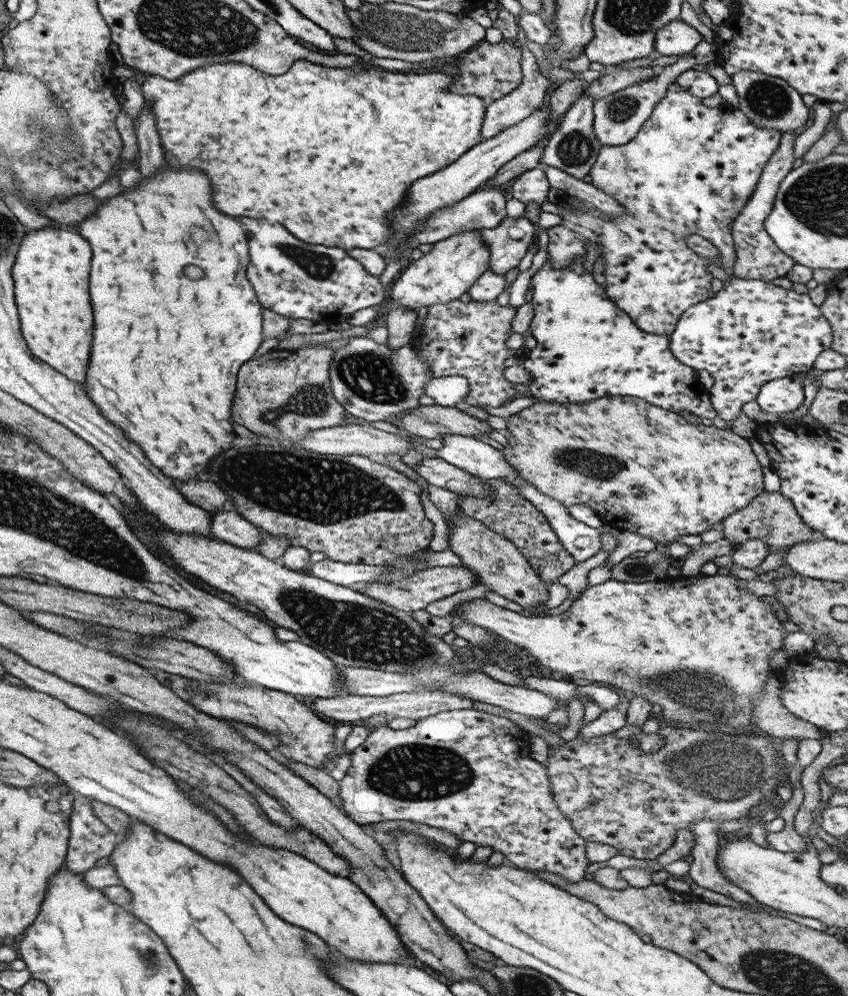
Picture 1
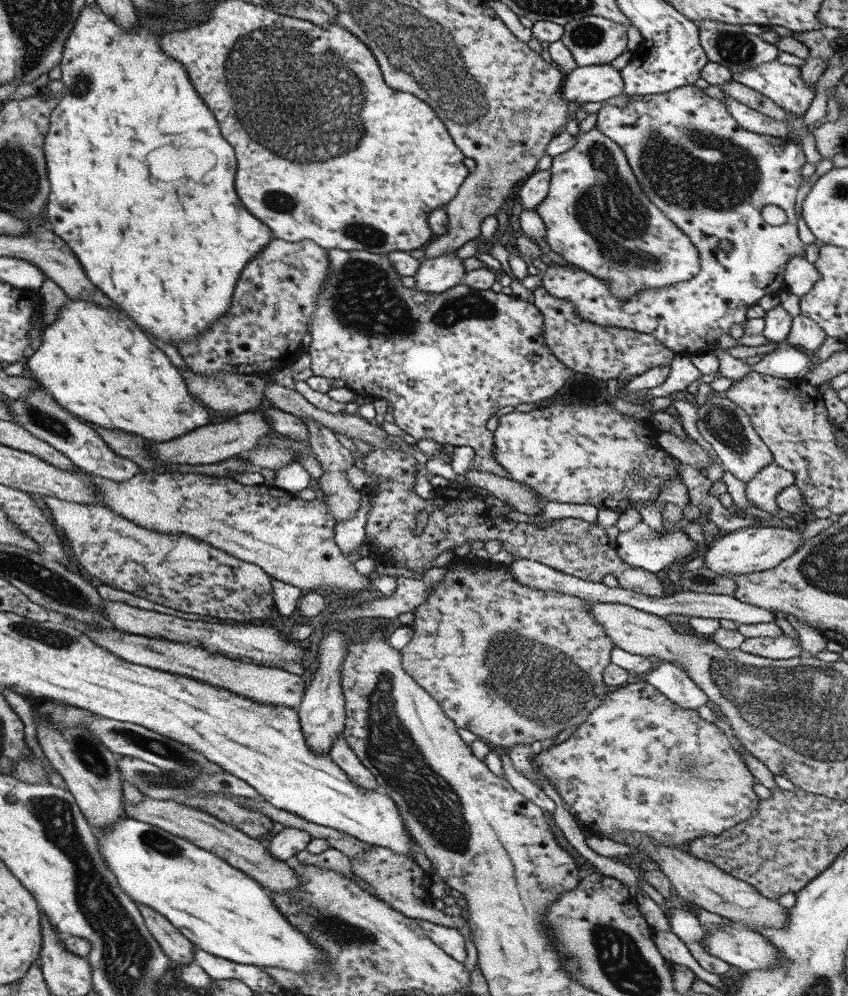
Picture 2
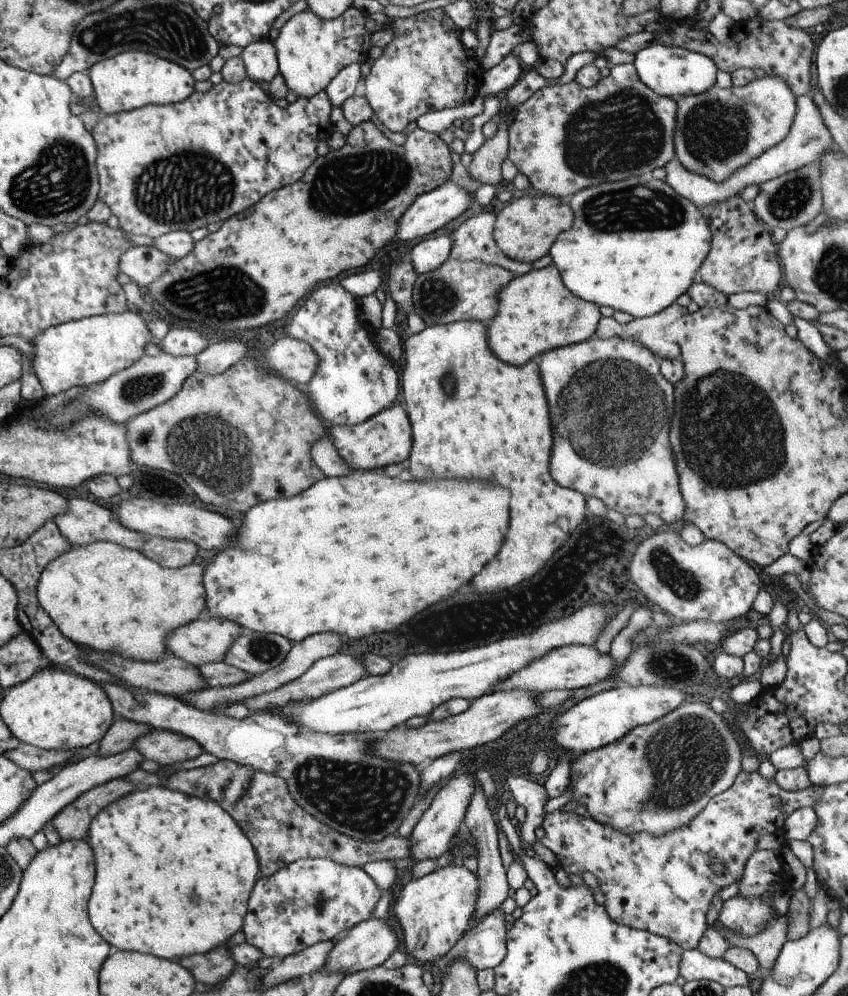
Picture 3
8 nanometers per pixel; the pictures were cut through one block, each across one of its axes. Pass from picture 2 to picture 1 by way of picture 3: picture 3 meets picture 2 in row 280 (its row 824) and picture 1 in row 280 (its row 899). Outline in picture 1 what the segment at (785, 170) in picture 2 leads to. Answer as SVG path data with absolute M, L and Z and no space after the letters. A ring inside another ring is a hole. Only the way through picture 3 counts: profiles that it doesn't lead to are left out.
M669 84L637 134L626 144L602 146L588 171L591 185L623 206L627 213L611 215L603 220L595 216L595 210L591 210L591 207L587 212L583 206L579 208L562 201L565 207L558 215L561 223L546 229L546 260L551 262L553 268L565 268L571 264L571 260L585 257L585 242L593 242L597 246L598 257L603 260L601 276L607 298L625 312L642 332L669 337L679 315L706 299L709 283L713 280L711 273L705 269L707 264L713 264L713 259L691 251L685 238L691 234L705 238L717 250L719 263L714 265L724 270L732 266L731 223L754 192L759 174L777 149L781 135L769 128L758 128L727 101L721 102L716 108L708 108L701 103L701 99L681 86Z

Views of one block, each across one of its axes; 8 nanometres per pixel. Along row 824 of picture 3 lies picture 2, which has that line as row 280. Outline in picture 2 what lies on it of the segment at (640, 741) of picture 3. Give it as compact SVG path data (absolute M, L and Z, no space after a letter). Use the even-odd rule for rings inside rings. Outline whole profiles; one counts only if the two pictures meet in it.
M593 126L587 130L587 132L574 133L574 141L571 148L552 156L551 166L549 166L548 171L549 175L551 175L551 182L549 182L546 197L534 208L534 211L540 216L545 225L545 242L547 242L549 248L555 252L555 254L559 254L567 263L593 276L599 277L601 280L608 280L610 293L616 299L627 300L639 289L666 287L667 285L675 284L679 281L689 280L692 276L696 275L696 272L699 270L696 248L689 242L684 232L679 230L679 228L643 195L643 191L641 191L628 165L623 149L619 148L618 144L608 139L602 132L599 132L597 127Z

